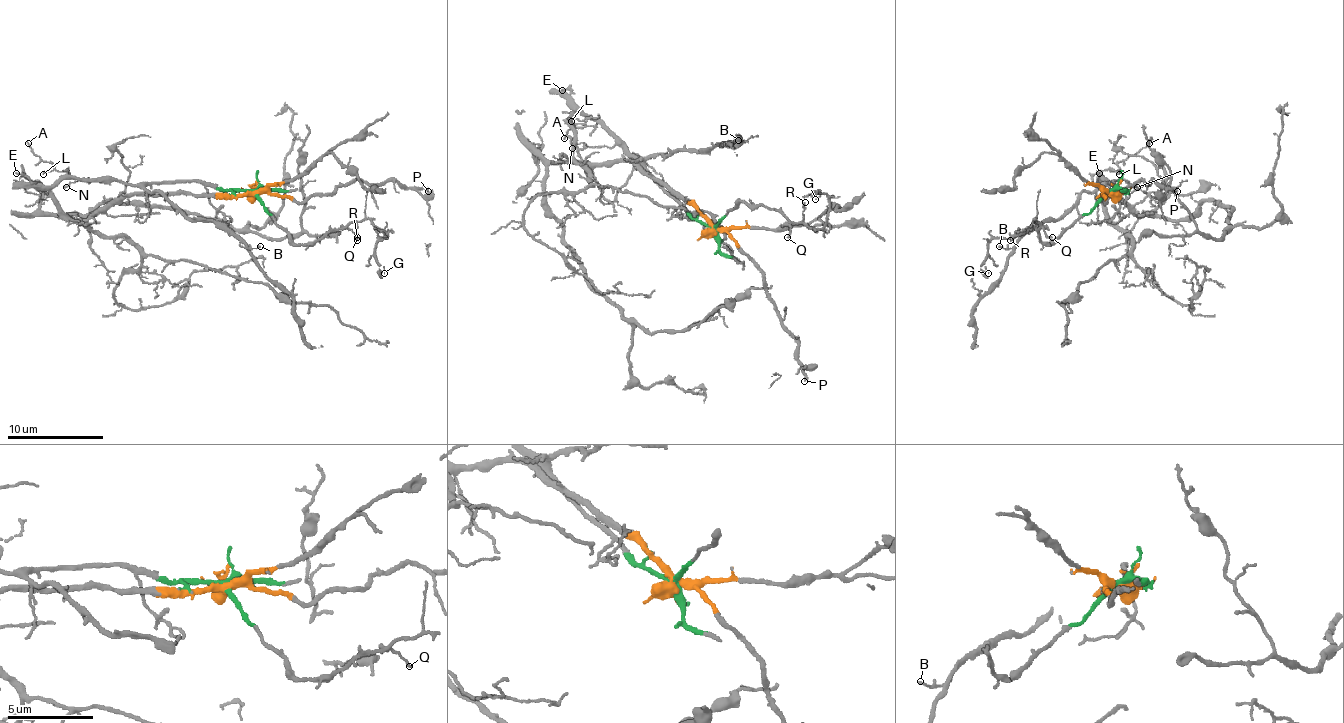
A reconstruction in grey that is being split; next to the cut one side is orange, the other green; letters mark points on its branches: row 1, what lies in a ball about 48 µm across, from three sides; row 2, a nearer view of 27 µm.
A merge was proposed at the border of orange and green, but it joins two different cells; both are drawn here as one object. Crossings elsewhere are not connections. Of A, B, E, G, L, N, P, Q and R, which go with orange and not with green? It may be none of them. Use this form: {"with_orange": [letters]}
{"with_orange": ["P"]}

